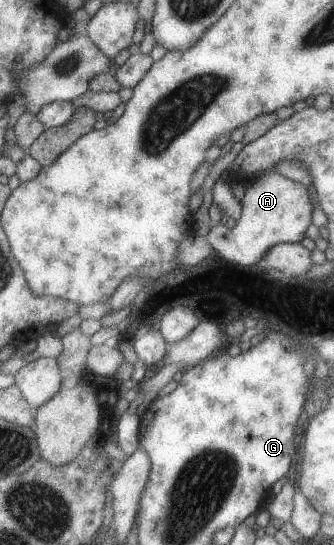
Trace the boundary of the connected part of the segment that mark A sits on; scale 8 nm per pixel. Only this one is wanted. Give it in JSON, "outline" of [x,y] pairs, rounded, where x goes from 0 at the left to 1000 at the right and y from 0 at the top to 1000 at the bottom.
{"outline":[[[811,316],[749,334],[722,360],[725,394],[701,418],[638,407],[617,440],[644,455],[650,470],[719,486],[775,484],[790,464],[823,448],[898,446],[919,433],[919,418],[937,407],[943,369],[931,345]]]}

